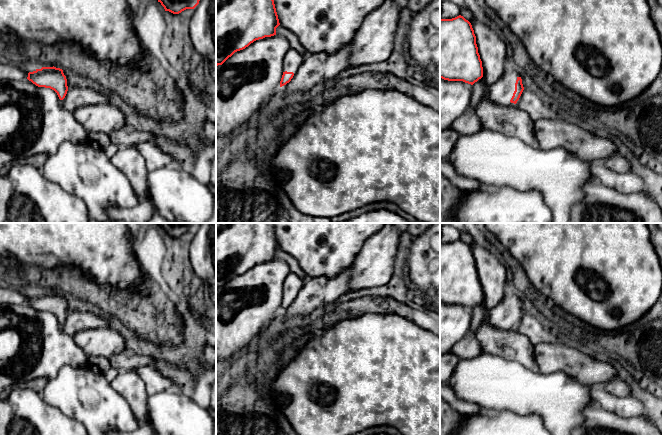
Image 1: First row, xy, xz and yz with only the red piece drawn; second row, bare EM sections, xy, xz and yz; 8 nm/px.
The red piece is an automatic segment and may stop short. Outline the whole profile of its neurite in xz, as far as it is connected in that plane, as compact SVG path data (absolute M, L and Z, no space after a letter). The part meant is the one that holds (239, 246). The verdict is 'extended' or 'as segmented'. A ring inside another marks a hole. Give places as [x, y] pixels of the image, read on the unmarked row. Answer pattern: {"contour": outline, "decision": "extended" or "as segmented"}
{"contour": "M216 223L216 290L254 265L276 259L279 249L273 223Z", "decision": "as segmented"}

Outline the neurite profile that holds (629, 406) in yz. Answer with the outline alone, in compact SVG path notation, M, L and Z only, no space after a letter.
M591 386L590 396L592 405L613 412L623 418L645 416L646 410L636 397L627 395L624 398L613 396L600 387Z

